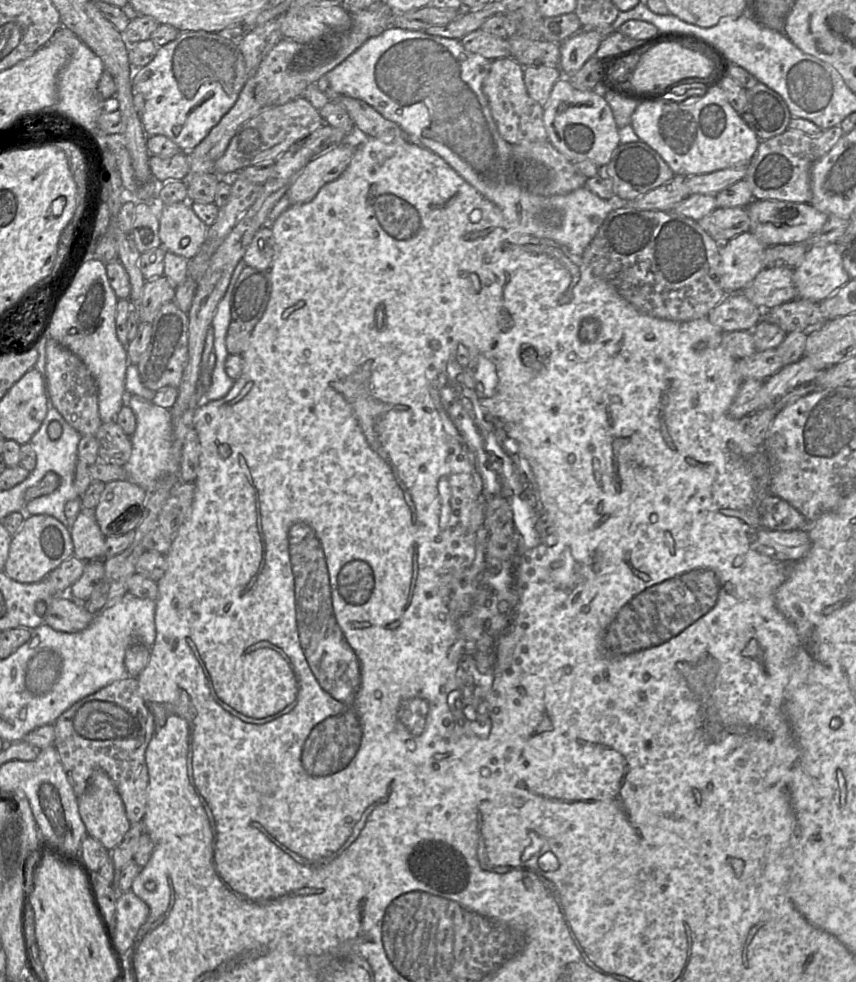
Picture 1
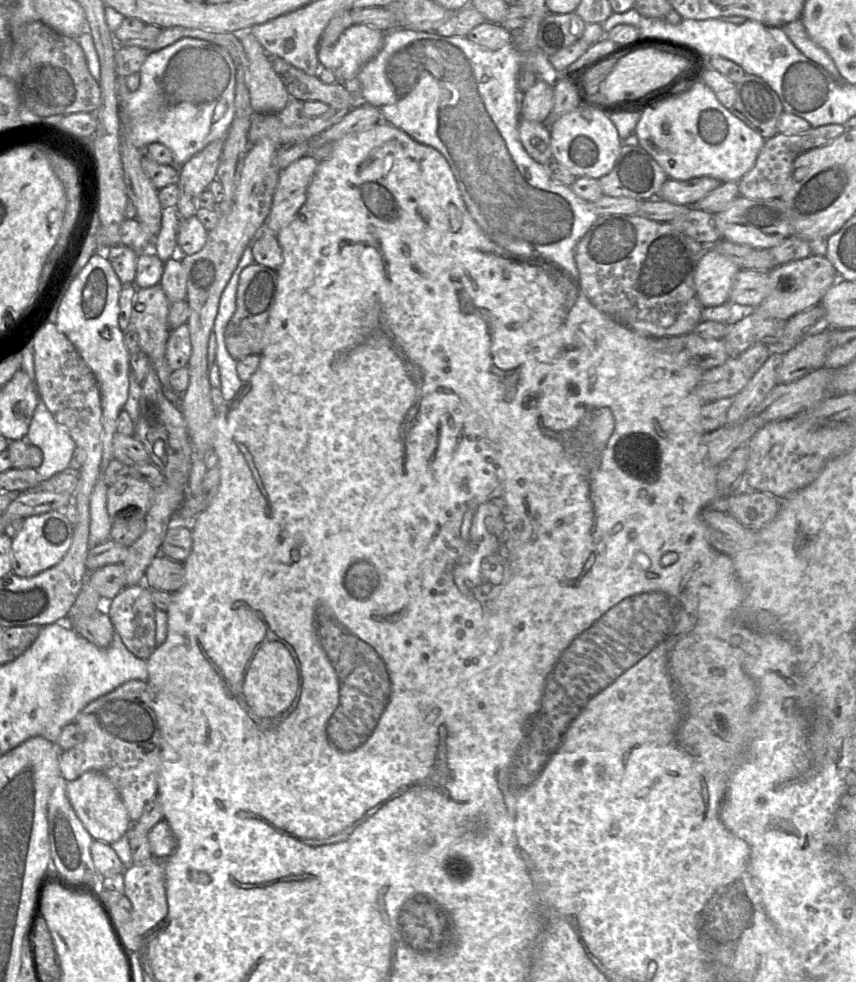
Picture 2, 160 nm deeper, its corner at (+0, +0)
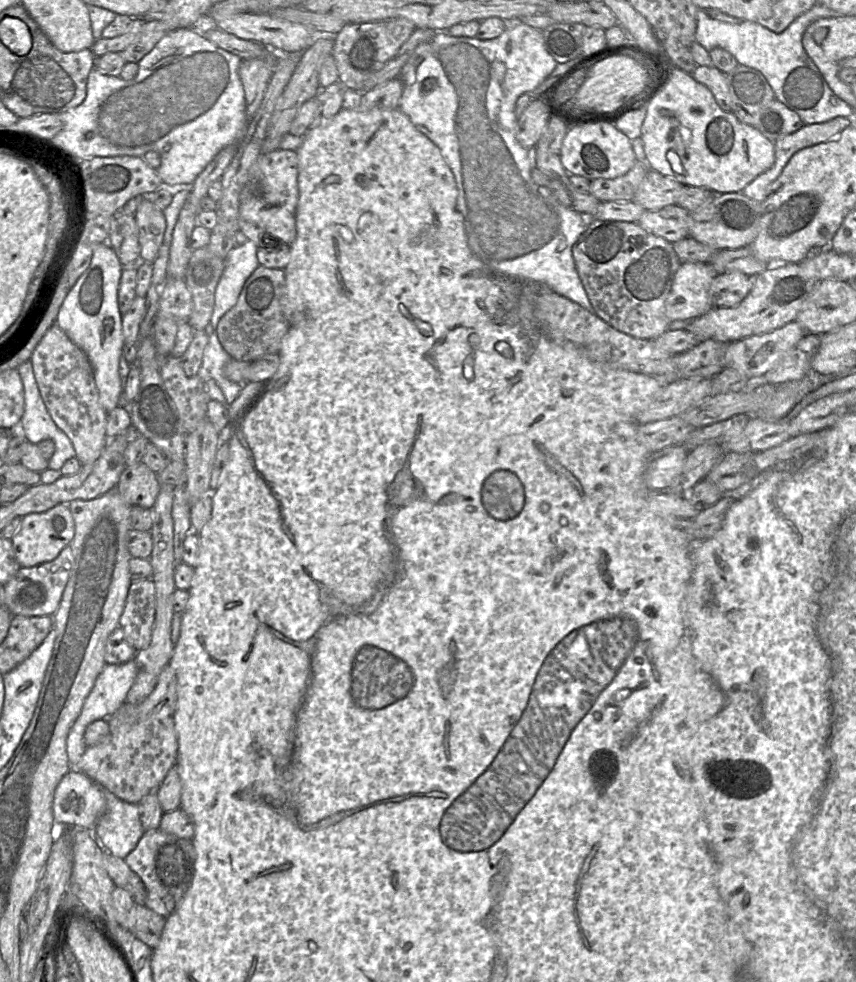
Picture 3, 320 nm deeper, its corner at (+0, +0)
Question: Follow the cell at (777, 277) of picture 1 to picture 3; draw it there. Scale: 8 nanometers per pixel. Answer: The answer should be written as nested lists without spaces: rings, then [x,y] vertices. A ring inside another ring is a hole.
[[[739,271],[717,274],[710,286],[710,297],[713,307],[735,307],[751,291],[754,276]]]

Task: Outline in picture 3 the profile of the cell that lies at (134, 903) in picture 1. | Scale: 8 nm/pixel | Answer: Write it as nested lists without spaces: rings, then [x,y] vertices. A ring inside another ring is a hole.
[[[158,828],[145,831],[136,848],[124,860],[145,885],[147,896],[144,905],[168,918],[191,886],[195,858],[192,840],[178,838]]]

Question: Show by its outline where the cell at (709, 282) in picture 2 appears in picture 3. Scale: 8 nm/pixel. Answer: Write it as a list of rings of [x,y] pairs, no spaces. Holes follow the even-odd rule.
[[[682,263],[666,301],[668,319],[693,320],[712,309],[710,286],[717,274],[711,263]]]

